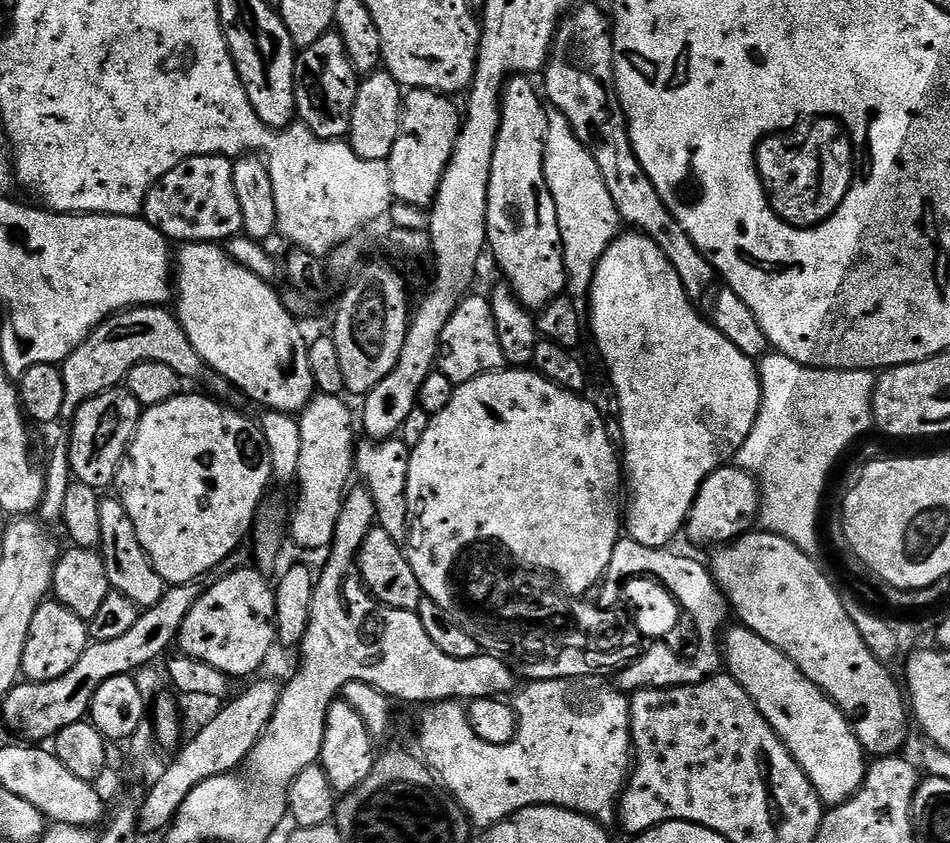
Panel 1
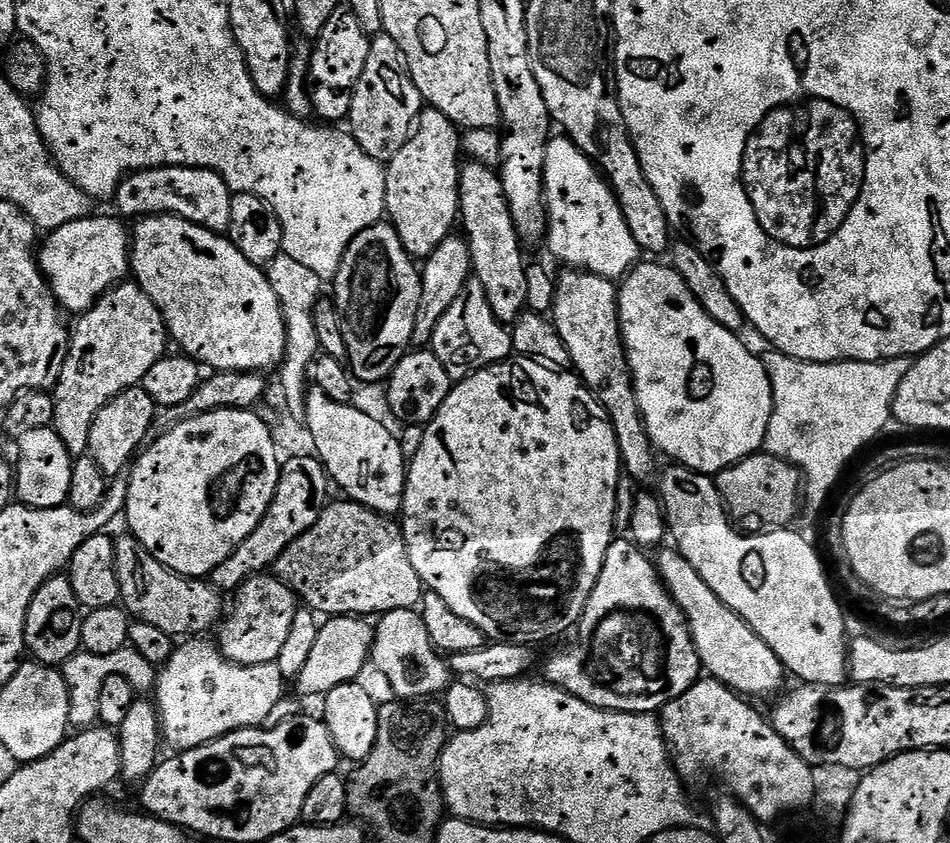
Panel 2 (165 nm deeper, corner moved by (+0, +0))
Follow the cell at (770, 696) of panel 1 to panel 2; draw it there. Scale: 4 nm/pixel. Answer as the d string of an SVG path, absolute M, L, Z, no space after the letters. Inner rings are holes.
M671 551L662 553L660 560L658 556L660 578L676 605L686 614L703 671L711 679L720 680L733 692L748 698L768 696L776 691L779 693L785 687L786 669L774 650L770 650L770 646L762 642L760 635L739 614L720 601L718 594L714 594L714 590L706 586L698 570L690 566L681 552Z

